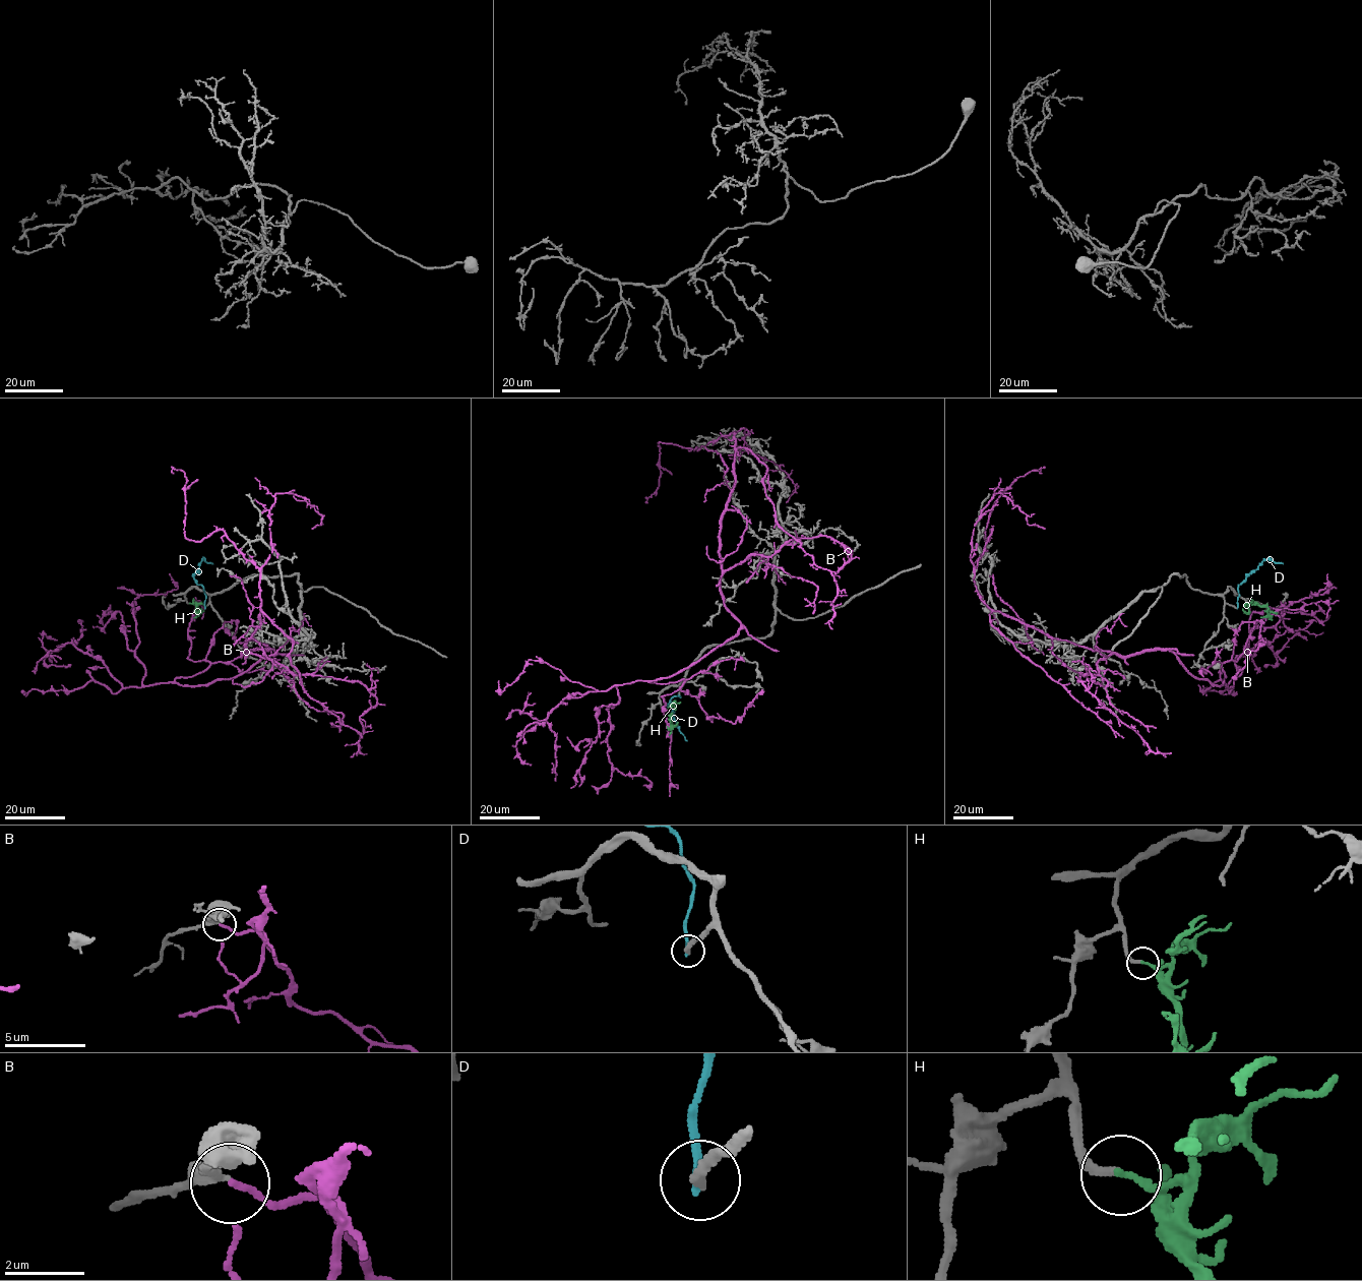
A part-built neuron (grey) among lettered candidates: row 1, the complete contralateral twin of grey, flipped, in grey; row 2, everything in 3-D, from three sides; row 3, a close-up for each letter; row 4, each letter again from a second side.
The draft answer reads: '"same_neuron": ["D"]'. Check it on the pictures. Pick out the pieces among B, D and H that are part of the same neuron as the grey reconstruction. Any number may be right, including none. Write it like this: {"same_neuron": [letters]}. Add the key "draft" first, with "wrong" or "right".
{"draft": "wrong", "same_neuron": []}

